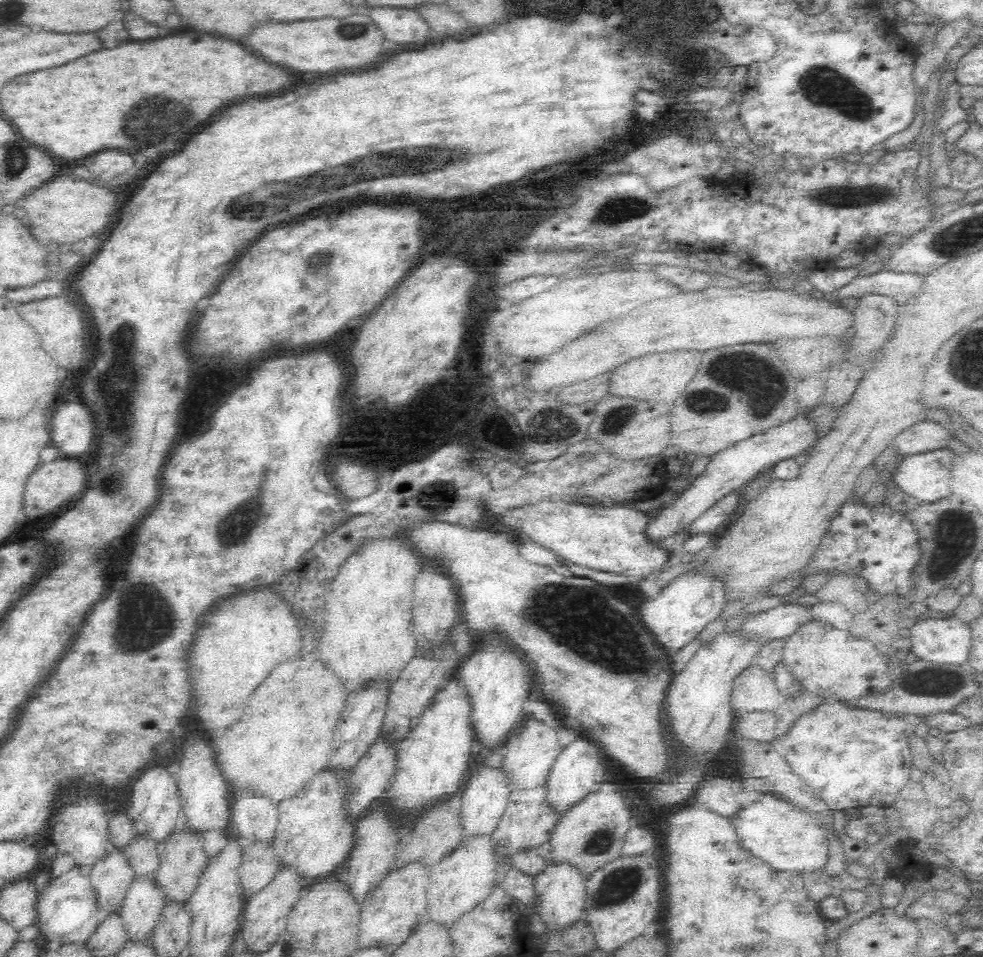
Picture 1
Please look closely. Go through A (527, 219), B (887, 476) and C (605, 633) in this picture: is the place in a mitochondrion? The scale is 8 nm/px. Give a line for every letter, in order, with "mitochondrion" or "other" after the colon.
A: mitochondrion
B: other
C: mitochondrion

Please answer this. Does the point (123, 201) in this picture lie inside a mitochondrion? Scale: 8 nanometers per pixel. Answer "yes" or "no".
no

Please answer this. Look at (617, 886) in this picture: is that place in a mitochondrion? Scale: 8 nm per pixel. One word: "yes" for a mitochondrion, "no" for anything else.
yes

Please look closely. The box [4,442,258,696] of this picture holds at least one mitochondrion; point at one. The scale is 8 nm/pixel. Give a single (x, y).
(146, 620)

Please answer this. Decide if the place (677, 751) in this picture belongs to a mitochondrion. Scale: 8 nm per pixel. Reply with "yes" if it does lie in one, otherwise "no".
no

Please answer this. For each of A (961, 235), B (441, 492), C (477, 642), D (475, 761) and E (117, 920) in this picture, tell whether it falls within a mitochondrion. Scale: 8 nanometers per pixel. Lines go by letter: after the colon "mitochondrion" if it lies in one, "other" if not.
A: mitochondrion
B: mitochondrion
C: other
D: other
E: other

